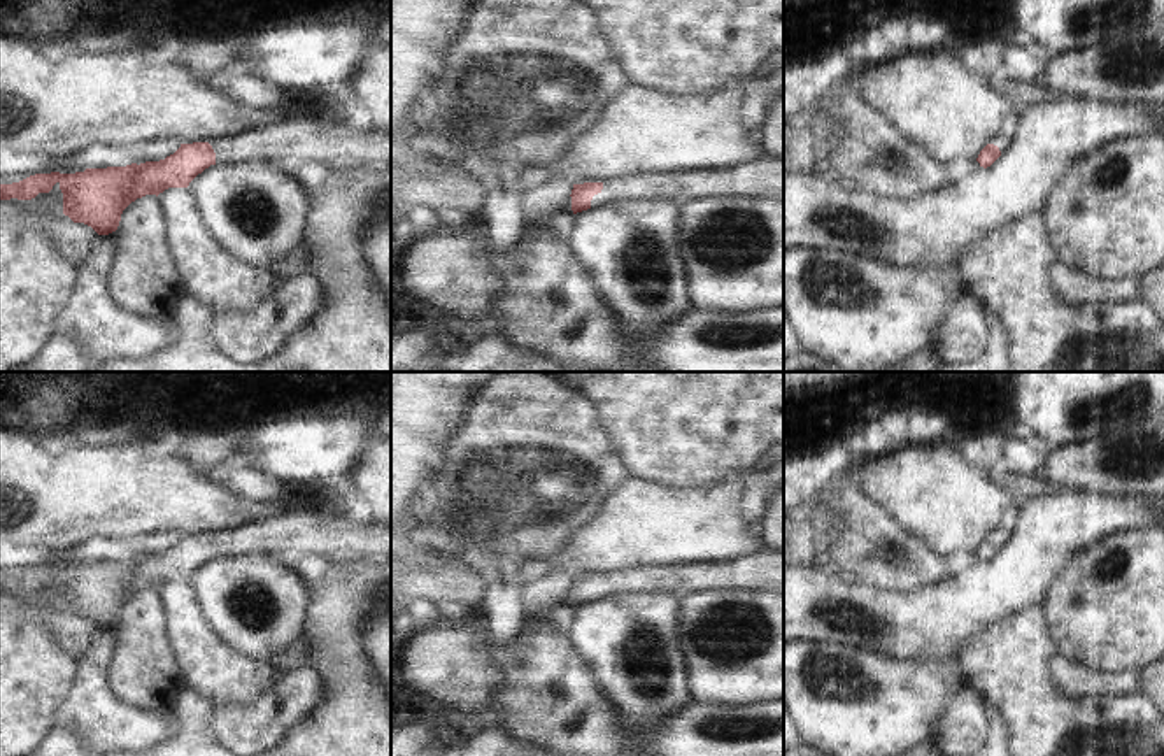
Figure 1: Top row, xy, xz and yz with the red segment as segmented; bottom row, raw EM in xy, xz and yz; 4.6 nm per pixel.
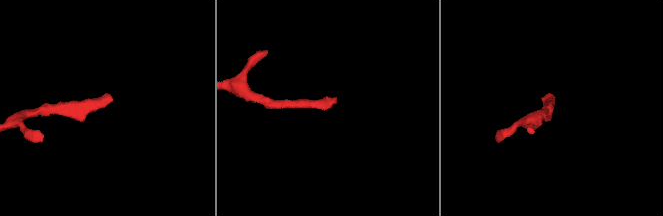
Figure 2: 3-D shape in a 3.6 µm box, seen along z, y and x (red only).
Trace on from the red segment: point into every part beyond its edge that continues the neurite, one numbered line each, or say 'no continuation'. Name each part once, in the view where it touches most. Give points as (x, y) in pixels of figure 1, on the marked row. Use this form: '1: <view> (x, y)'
1: xz (761, 178)

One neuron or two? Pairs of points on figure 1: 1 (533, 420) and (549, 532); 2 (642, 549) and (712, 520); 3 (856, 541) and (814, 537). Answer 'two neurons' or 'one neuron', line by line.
1: one neuron
2: one neuron
3: two neurons

